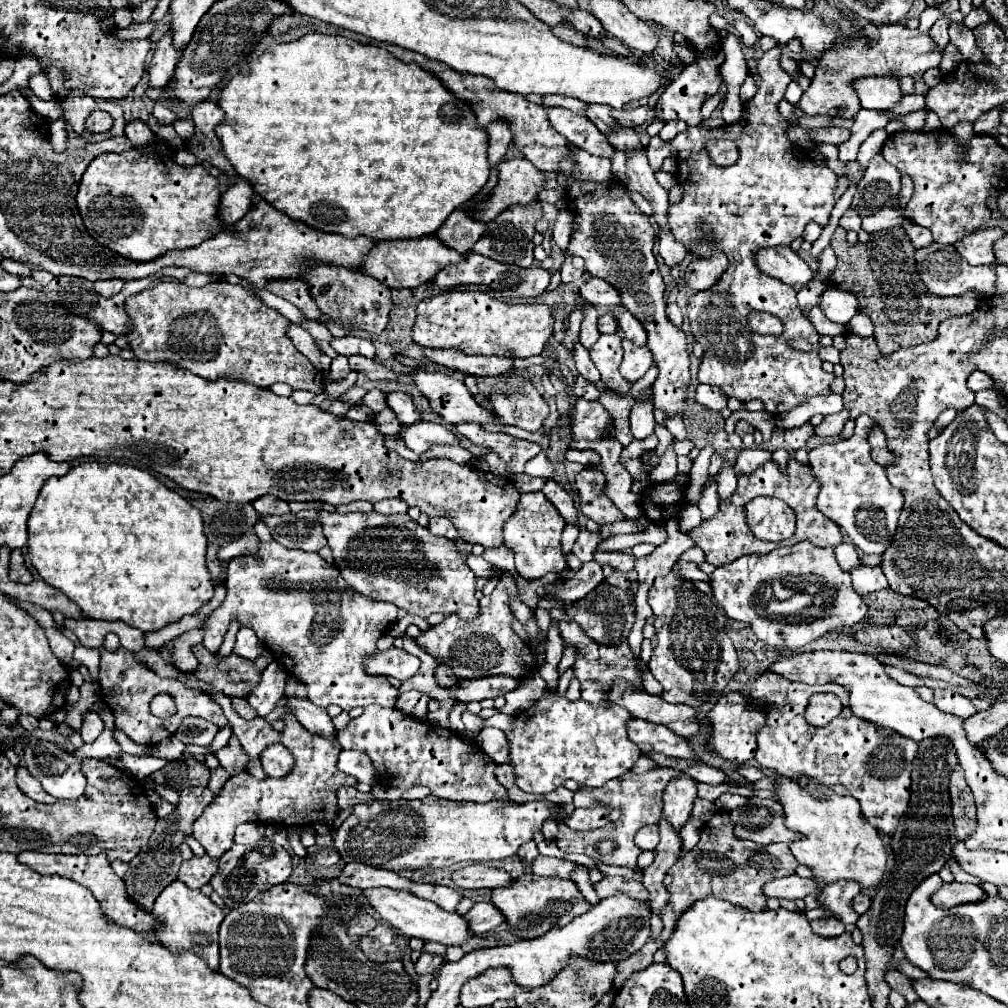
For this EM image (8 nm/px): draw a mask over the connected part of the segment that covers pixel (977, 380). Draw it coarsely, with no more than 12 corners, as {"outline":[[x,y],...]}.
{"outline":[[981,370],[969,376],[967,386],[973,392],[993,388],[995,380]]}

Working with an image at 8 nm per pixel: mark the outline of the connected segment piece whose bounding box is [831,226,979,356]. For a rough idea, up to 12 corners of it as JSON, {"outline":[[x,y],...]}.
{"outline":[[837,226],[833,286],[873,320],[883,356],[935,340],[973,296],[931,296],[903,228],[849,246]]}

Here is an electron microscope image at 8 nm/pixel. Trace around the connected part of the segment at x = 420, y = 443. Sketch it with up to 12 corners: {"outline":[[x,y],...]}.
{"outline":[[419,422],[399,436],[417,454],[435,444],[461,446],[453,430]]}

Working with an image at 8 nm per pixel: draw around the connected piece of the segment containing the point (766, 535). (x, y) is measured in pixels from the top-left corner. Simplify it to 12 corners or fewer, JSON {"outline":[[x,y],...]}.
{"outline":[[757,496],[745,520],[759,540],[795,532],[795,512],[779,498]]}

